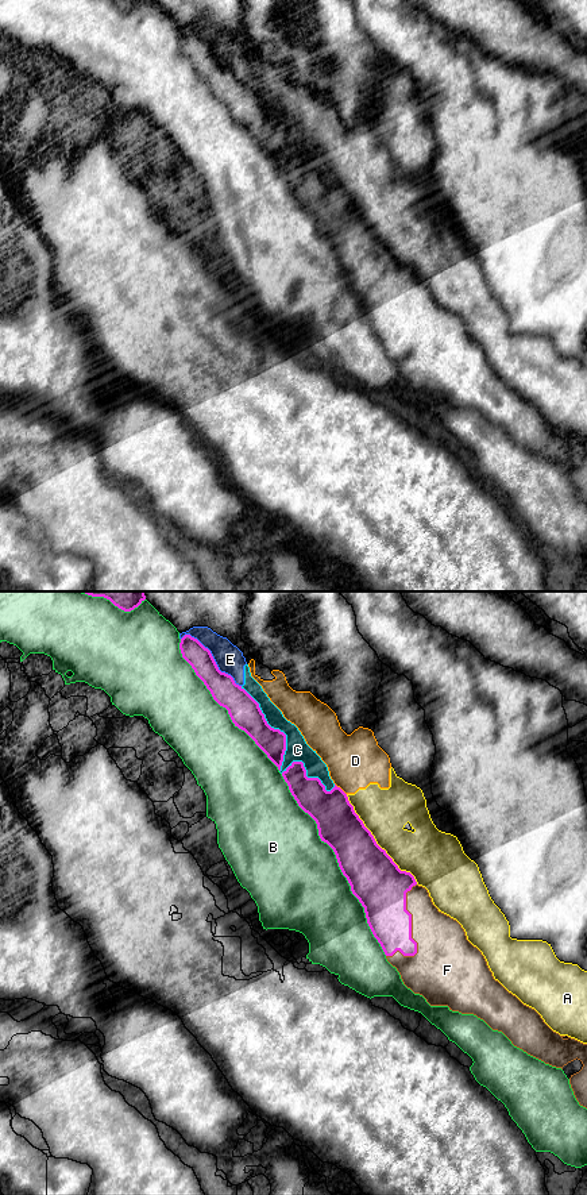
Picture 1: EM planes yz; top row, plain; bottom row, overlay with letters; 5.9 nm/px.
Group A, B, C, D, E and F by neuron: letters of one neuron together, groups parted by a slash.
A D / B / C E / F

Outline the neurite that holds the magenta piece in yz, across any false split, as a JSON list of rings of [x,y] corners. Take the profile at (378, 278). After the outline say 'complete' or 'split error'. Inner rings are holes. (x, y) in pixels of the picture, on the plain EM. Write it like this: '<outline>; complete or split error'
[[[293,157],[282,167],[282,171],[298,201],[316,216],[321,236],[333,244],[352,289],[364,302],[367,319],[374,332],[381,339],[387,356],[399,367],[403,379],[414,389],[422,390],[430,401],[448,401],[452,406],[476,410],[493,425],[502,427],[514,442],[545,459],[563,464],[568,458],[576,454],[580,455],[583,462],[579,467],[571,470],[569,479],[579,500],[587,504],[587,439],[553,427],[534,404],[524,400],[494,374],[484,351],[467,335],[462,320],[441,308],[433,300],[428,285],[418,281],[410,267],[401,266],[386,246],[376,239],[374,231],[355,208],[347,189],[340,182],[335,180],[331,186],[327,186],[318,173],[306,171],[302,157]]]; split error

